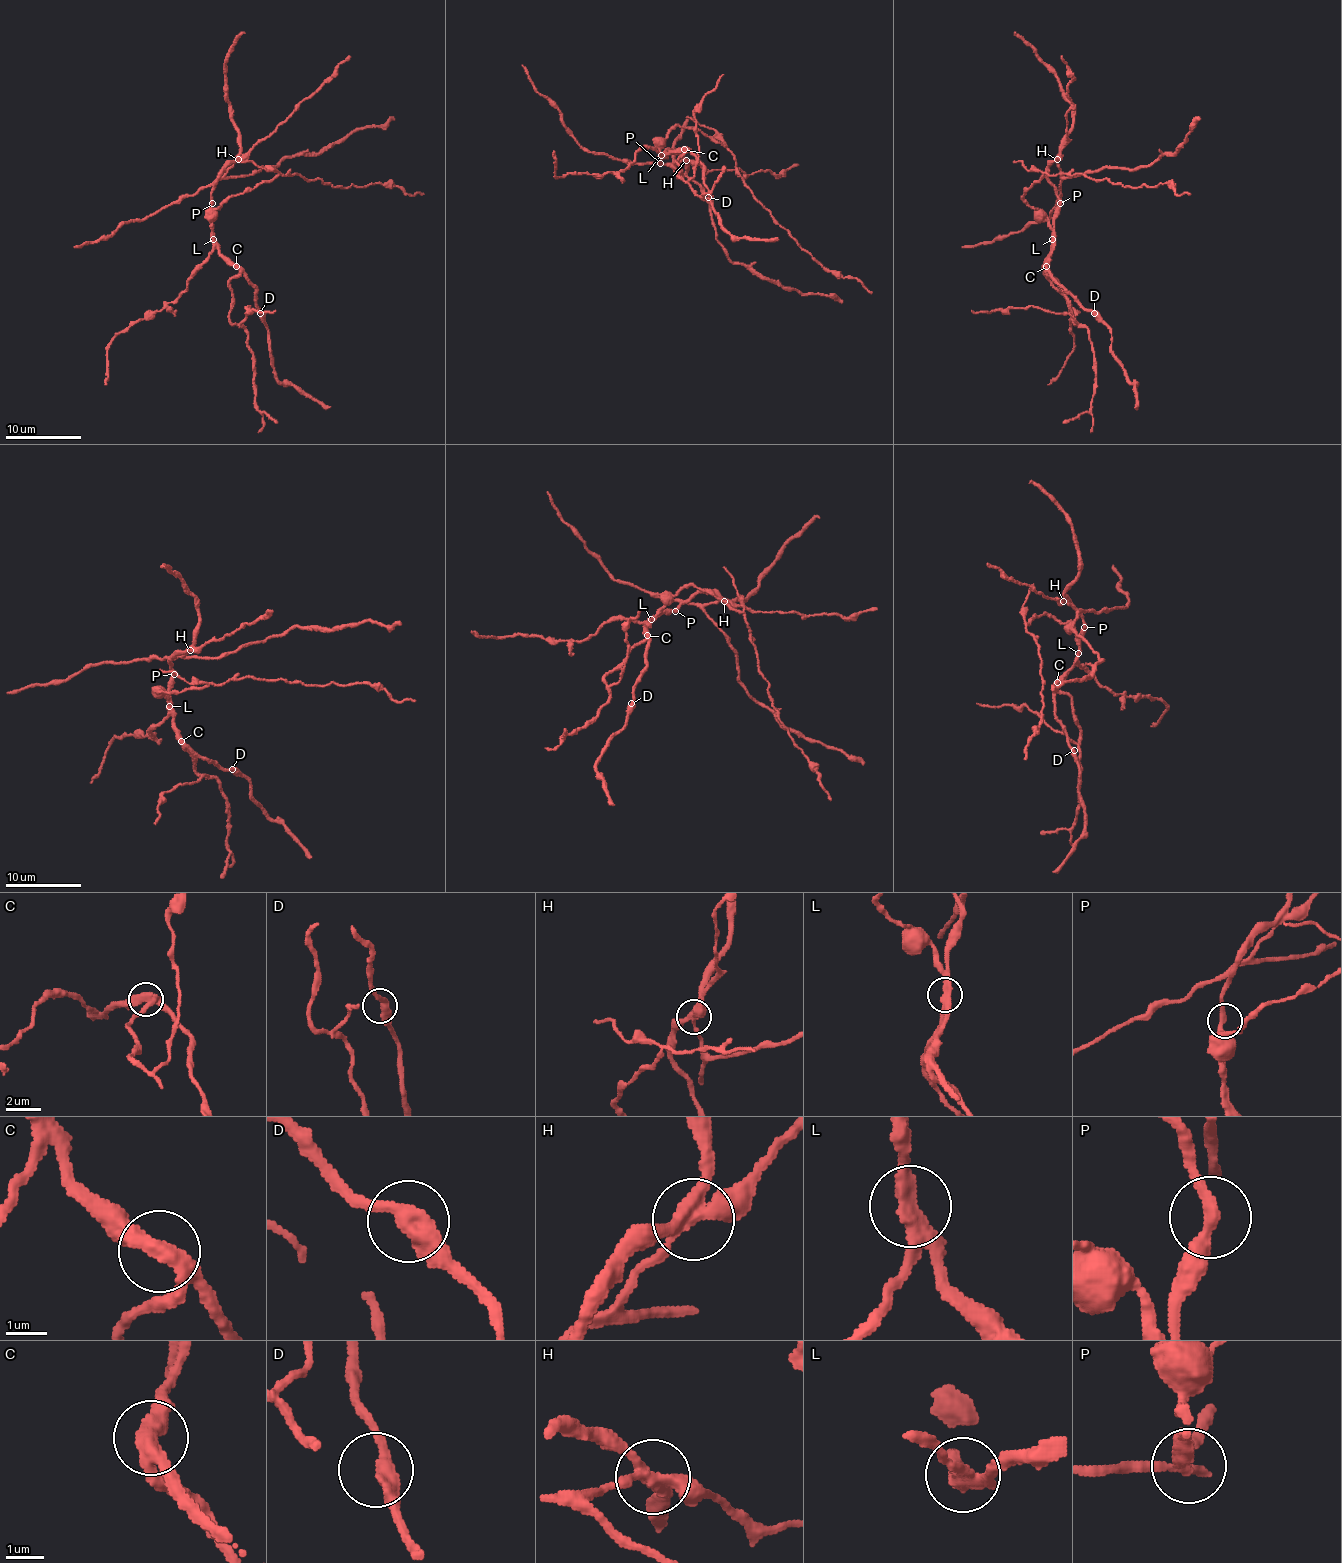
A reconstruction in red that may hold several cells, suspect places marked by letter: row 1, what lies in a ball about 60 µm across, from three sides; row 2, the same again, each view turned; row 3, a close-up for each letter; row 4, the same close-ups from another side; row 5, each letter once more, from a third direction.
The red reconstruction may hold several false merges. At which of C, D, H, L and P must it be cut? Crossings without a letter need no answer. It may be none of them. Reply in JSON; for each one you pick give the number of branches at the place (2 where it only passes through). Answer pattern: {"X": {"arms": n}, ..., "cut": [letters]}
{"C": {"arms": 3}, "H": {"arms": 4}, "L": {"arms": 3}, "cut": ["C", "H", "L"]}

